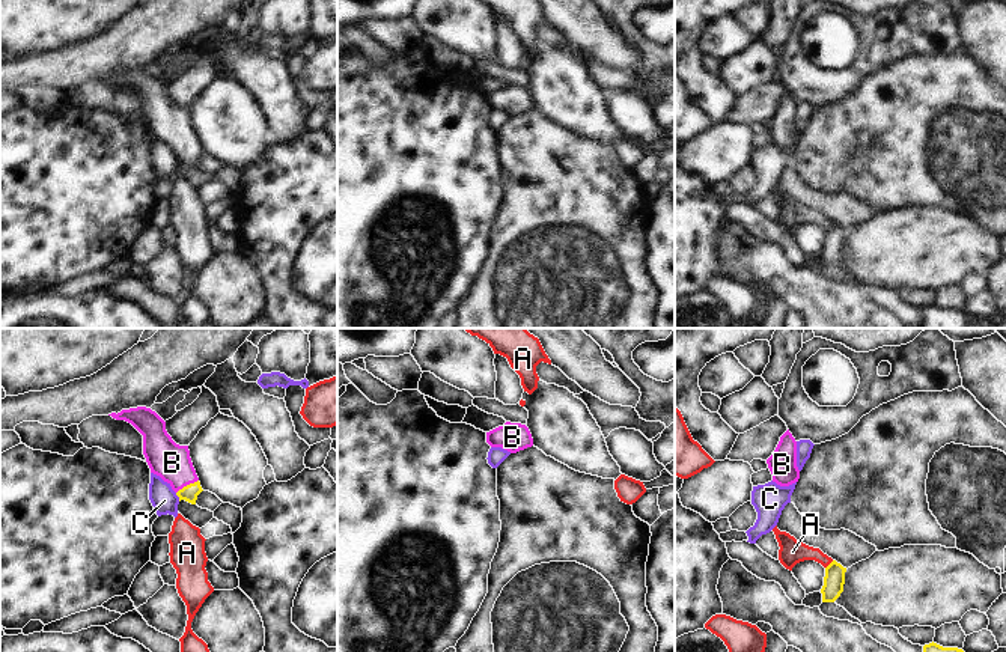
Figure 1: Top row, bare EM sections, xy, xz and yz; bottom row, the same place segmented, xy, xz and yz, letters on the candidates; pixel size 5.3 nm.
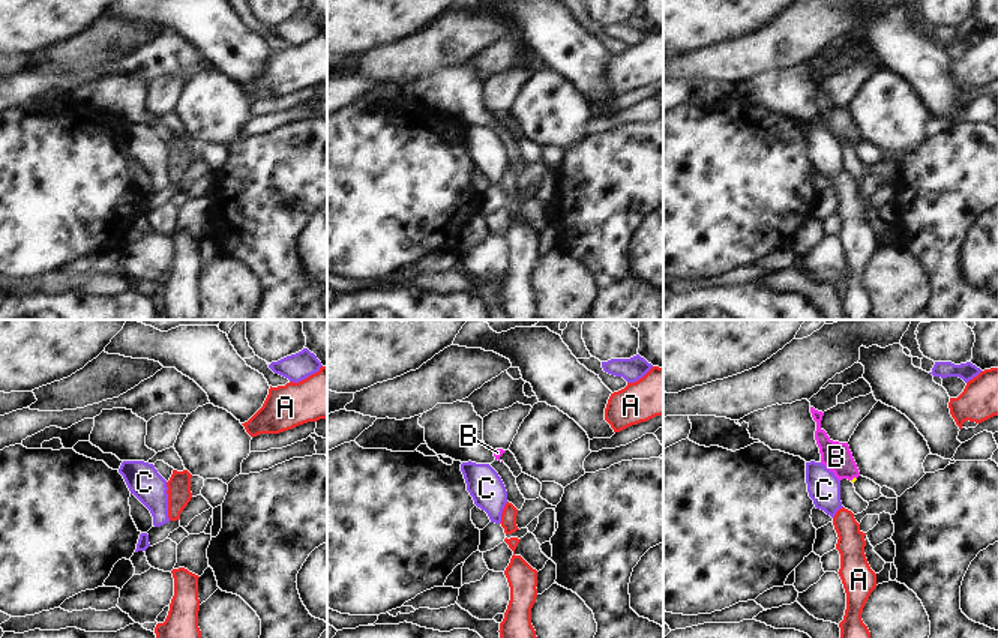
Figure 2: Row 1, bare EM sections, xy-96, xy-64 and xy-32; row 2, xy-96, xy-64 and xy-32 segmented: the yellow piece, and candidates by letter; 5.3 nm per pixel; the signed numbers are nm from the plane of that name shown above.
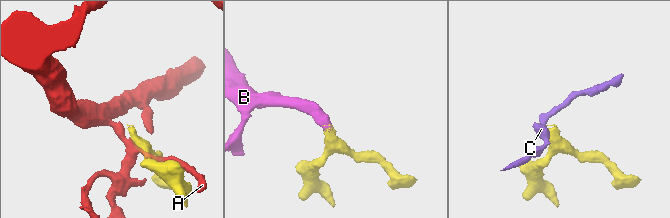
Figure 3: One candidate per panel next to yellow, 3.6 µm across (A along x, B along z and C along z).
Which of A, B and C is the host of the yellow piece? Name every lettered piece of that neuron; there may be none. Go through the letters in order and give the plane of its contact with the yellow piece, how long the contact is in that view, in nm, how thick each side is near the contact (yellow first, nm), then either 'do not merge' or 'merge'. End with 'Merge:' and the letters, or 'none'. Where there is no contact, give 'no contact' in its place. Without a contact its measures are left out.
A: yz | 60 nm | 110/140 nm | do not merge
B: xy | 140 nm | 90/200 nm | merge
C: xy | 50 nm | 90/140 nm | do not merge
Merge: B

